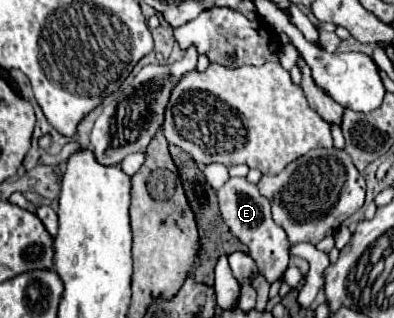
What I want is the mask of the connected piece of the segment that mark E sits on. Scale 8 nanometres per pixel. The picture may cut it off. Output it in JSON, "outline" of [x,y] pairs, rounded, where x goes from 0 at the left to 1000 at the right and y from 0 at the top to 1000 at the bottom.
{"outline":[[[584,557],[553,594],[553,638],[558,638],[563,689],[574,695],[584,726],[594,726],[594,739],[604,739],[604,752],[629,777],[635,802],[645,808],[645,821],[655,833],[655,852],[685,884],[711,877],[731,840],[741,764],[731,758],[726,726],[690,695],[680,626],[665,619],[655,607],[655,588],[629,575],[619,557]]]}

